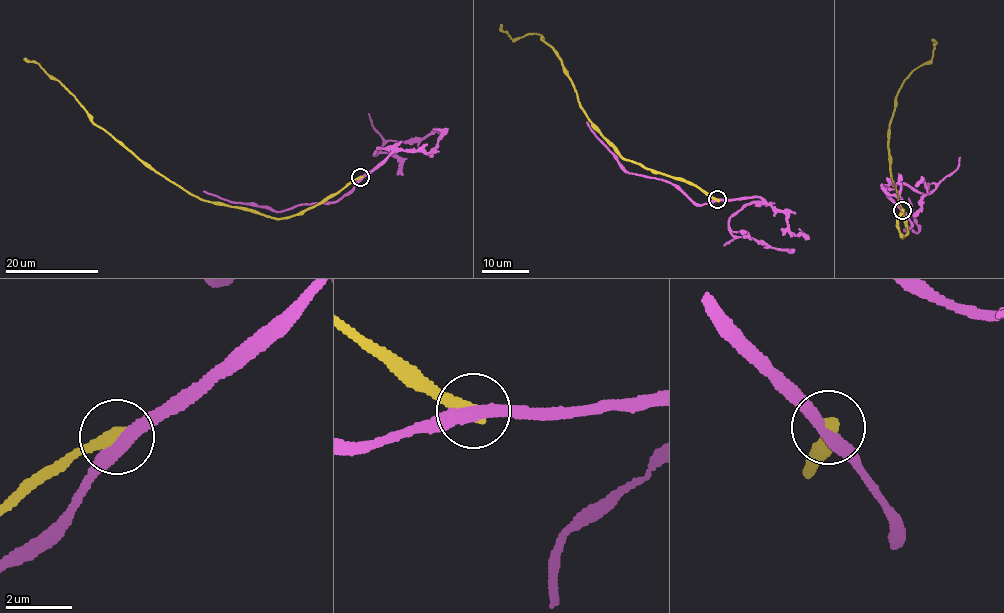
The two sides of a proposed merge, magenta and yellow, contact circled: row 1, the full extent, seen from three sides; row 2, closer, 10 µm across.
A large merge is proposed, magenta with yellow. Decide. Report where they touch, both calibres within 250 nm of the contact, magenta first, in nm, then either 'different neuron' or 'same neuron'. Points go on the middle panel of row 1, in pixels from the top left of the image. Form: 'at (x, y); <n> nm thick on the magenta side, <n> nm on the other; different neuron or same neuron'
at (717, 199); 380 nm thick on the magenta side, 440 nm on the other; different neuron

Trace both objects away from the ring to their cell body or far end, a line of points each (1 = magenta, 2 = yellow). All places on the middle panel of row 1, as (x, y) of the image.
1: (717, 200), (699, 204), (673, 184), (624, 172), (587, 121)
2: (717, 200), (692, 184), (623, 160), (594, 129), (552, 47), (536, 33), (512, 39), (500, 24)

